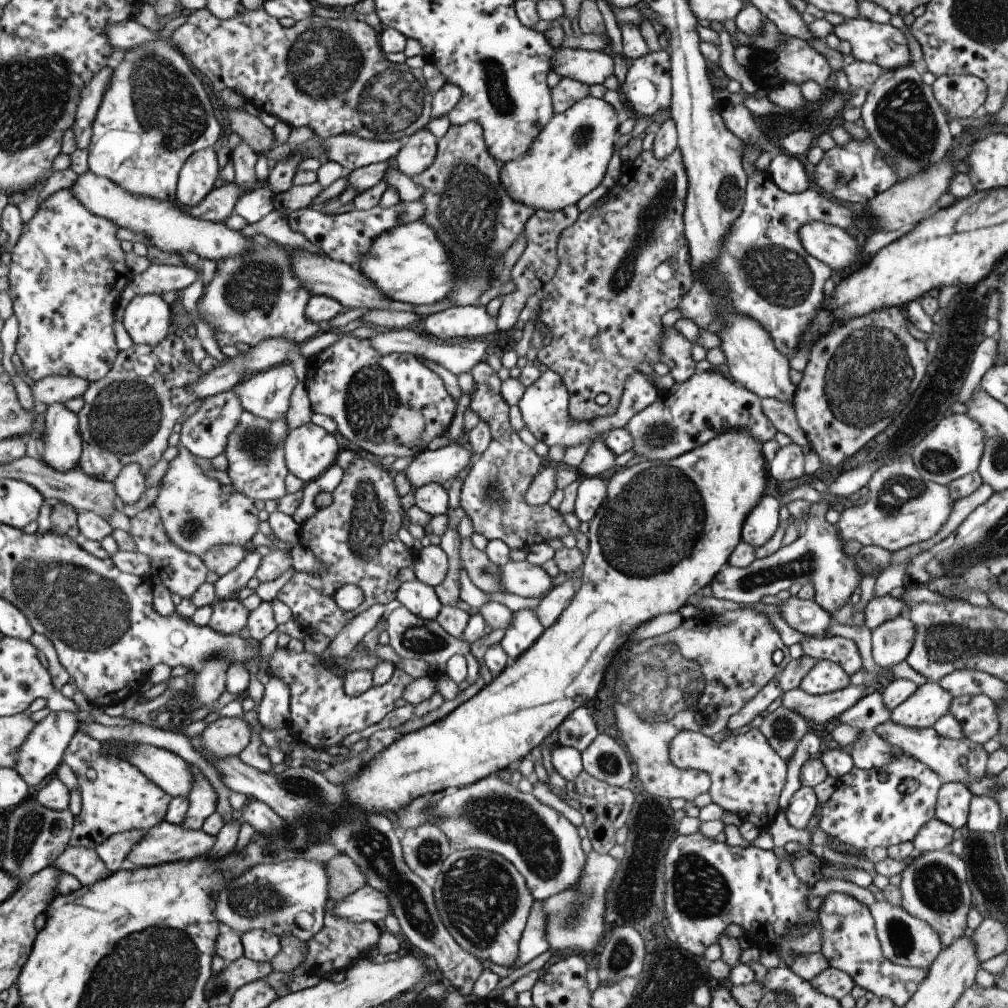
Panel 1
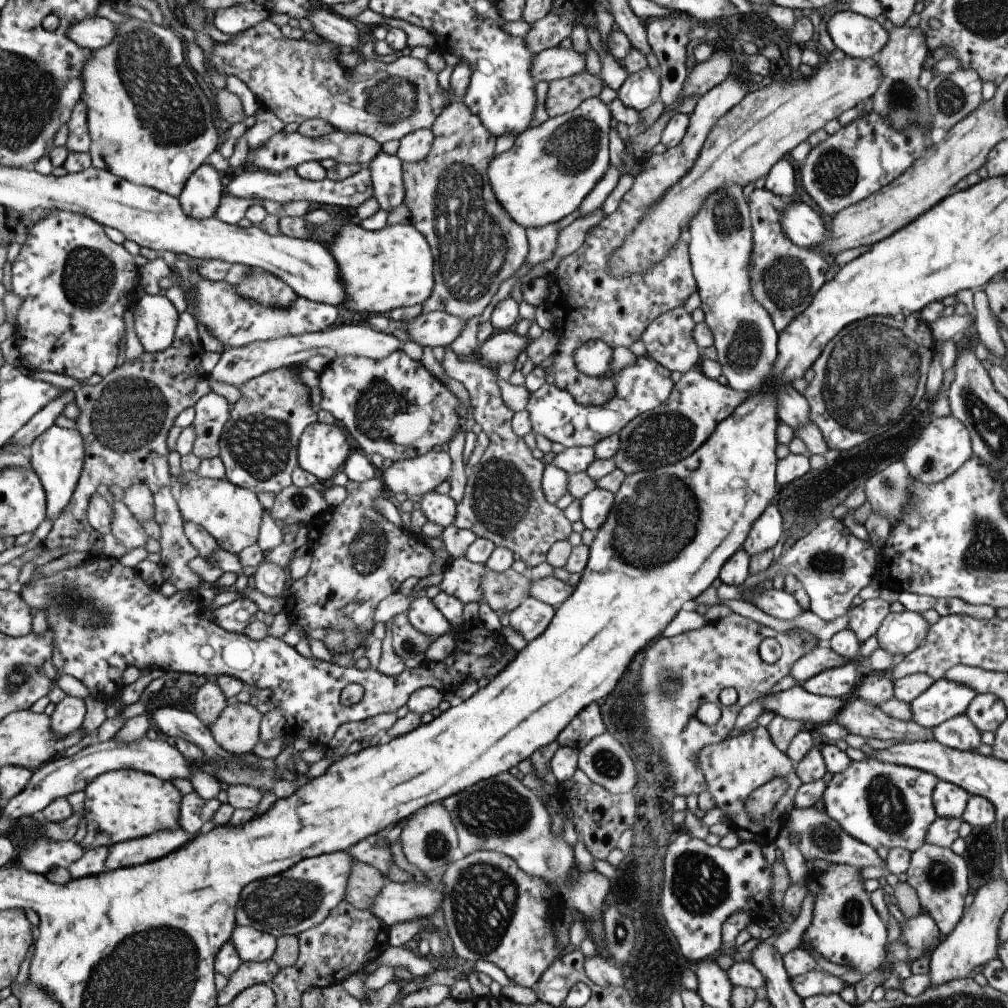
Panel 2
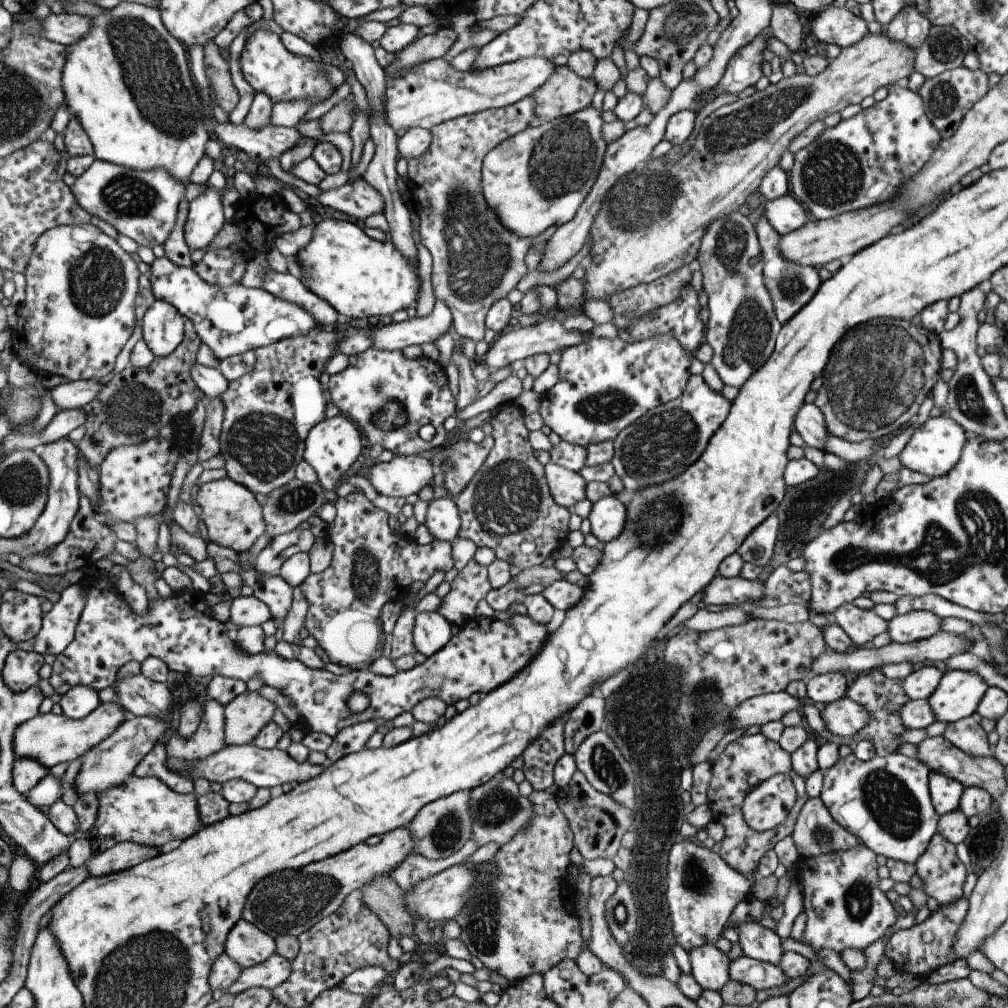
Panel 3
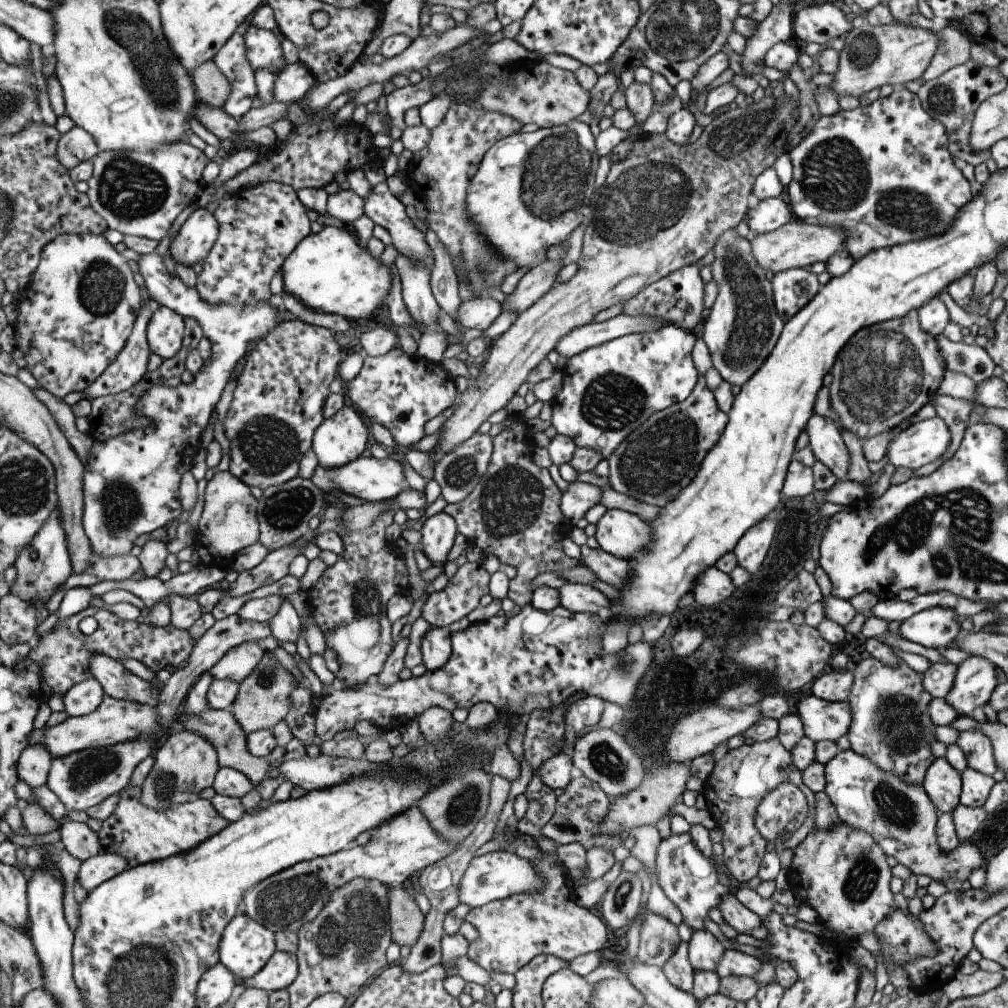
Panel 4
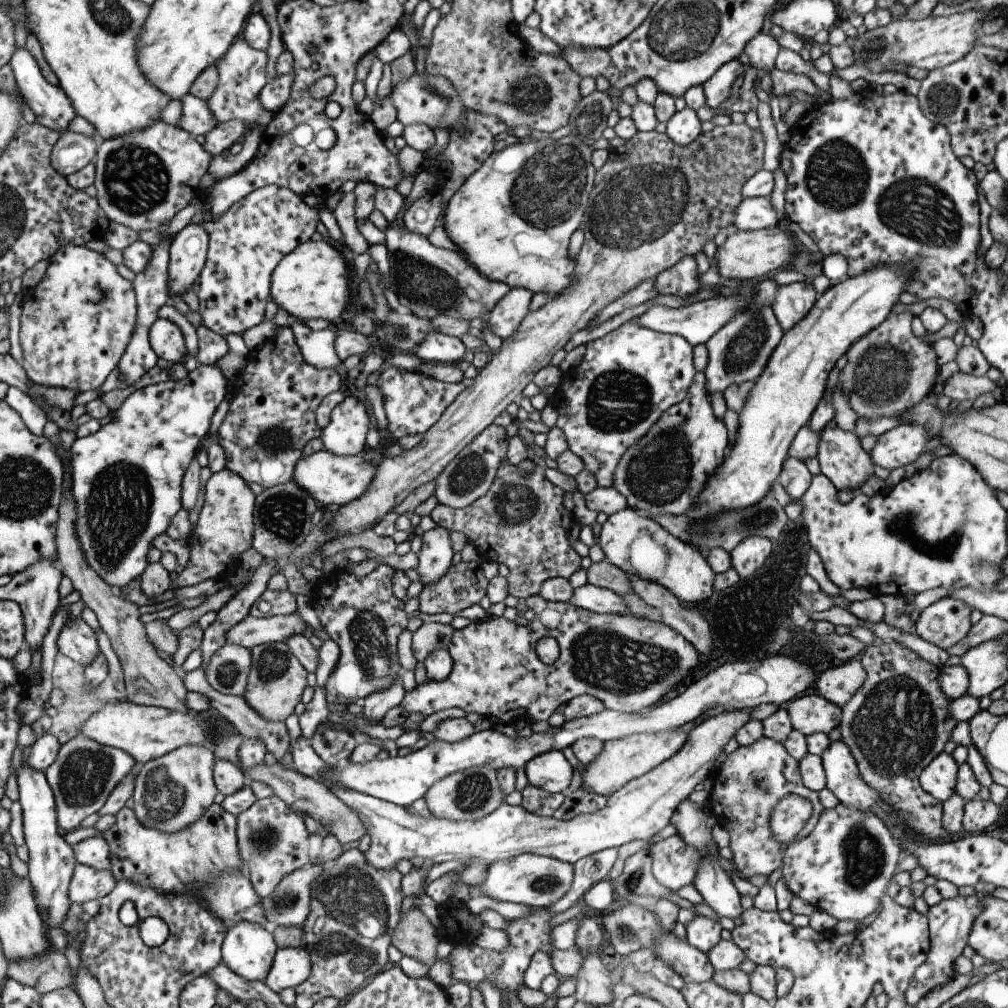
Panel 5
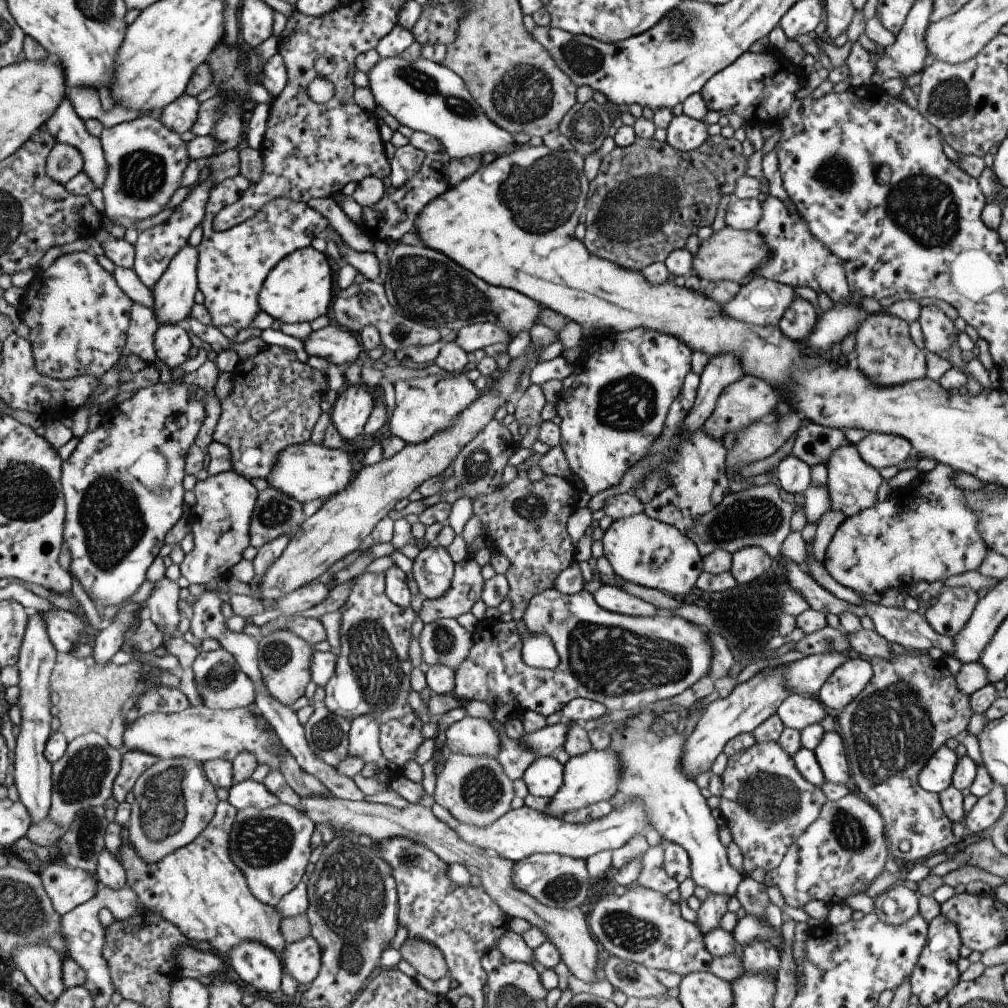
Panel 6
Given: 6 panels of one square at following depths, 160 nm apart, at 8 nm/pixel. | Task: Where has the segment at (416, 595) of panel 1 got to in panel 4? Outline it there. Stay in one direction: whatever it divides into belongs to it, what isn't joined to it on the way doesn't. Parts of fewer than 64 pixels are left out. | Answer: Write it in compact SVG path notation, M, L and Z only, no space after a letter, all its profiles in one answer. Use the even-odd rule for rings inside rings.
M430 626L421 638L419 652L421 654L421 663L426 670L437 670L443 666L451 654L450 632L447 627Z

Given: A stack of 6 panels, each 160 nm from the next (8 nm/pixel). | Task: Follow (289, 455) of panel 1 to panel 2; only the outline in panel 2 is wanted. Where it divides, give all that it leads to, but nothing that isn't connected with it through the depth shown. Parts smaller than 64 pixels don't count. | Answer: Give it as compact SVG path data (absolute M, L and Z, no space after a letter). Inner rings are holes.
M316 420L300 434L296 459L303 470L324 483L340 470L351 449L341 428Z

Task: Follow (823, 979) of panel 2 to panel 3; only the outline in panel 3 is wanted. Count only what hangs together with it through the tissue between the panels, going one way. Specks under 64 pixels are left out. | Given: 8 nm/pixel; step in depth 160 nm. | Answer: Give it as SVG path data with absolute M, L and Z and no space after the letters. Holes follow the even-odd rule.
M745 955L738 956L728 964L728 978L765 990L782 985L785 978L779 965L758 961Z

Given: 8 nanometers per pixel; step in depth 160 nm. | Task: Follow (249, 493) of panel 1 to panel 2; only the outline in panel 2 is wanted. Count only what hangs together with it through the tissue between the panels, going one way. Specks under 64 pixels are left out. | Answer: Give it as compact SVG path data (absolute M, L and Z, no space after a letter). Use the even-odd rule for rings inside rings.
M299 366L268 370L237 387L239 398L230 405L218 438L218 457L231 484L257 494L277 494L292 484L291 471L298 465L298 440L304 428L316 421L309 404L309 387L296 375Z

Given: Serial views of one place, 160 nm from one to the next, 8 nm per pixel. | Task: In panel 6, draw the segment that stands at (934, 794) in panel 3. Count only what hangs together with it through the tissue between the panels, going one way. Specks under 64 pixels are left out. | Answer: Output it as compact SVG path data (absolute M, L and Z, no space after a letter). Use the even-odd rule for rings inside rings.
M941 745L917 773L917 784L927 792L939 794L950 785L957 757L954 750Z

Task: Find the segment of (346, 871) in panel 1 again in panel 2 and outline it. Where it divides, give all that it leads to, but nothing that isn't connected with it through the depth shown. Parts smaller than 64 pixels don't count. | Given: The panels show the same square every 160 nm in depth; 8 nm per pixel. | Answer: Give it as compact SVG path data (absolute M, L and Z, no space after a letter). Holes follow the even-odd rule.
M354 862L348 874L344 900L356 909L367 910L386 881L374 866Z

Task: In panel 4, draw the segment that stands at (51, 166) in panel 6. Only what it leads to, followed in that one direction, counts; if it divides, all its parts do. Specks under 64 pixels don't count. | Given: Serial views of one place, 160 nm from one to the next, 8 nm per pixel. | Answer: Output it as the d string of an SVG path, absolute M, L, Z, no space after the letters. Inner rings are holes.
M74 127L65 134L60 134L59 143L56 146L56 156L61 165L68 170L77 167L81 162L90 162L98 154L99 146L83 128Z

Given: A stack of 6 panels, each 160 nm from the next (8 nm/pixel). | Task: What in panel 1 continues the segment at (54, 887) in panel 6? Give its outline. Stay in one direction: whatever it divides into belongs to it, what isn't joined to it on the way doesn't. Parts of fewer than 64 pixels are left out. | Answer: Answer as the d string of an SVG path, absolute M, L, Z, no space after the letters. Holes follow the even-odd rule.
M162 821L147 830L147 834L127 854L126 859L139 867L161 866L171 862L187 862L207 855L213 846L213 835L207 835L202 830L183 830L179 825Z

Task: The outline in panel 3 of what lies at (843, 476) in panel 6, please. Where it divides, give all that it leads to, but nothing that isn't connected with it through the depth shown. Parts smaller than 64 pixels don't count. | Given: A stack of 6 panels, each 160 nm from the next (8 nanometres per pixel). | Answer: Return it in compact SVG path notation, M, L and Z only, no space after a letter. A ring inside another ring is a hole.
M804 403L799 407L794 418L793 430L797 431L809 448L823 452L829 434L826 431L823 413L815 405Z

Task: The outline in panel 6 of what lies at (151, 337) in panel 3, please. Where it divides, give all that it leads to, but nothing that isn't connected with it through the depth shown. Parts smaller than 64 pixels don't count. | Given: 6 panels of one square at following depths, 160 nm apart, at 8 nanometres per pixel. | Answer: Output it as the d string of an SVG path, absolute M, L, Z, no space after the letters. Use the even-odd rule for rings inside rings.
M158 325L155 329L153 342L157 360L173 369L182 362L187 362L187 352L191 345L187 332L177 325Z

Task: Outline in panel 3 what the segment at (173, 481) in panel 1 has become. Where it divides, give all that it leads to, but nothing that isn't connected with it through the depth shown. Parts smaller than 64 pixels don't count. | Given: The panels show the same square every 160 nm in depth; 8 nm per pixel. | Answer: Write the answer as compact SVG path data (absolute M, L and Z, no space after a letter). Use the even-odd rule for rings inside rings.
M225 476L199 486L196 503L201 508L201 520L206 526L208 540L213 544L231 548L236 553L245 553L265 532L262 506L257 503L249 489Z

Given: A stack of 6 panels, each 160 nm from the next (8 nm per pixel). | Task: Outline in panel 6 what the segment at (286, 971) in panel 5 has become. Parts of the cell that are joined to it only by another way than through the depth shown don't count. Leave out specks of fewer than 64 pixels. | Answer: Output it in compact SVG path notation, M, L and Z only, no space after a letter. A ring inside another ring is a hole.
M307 936L287 943L282 950L281 972L287 971L300 986L306 987L317 976L320 967L320 948Z

